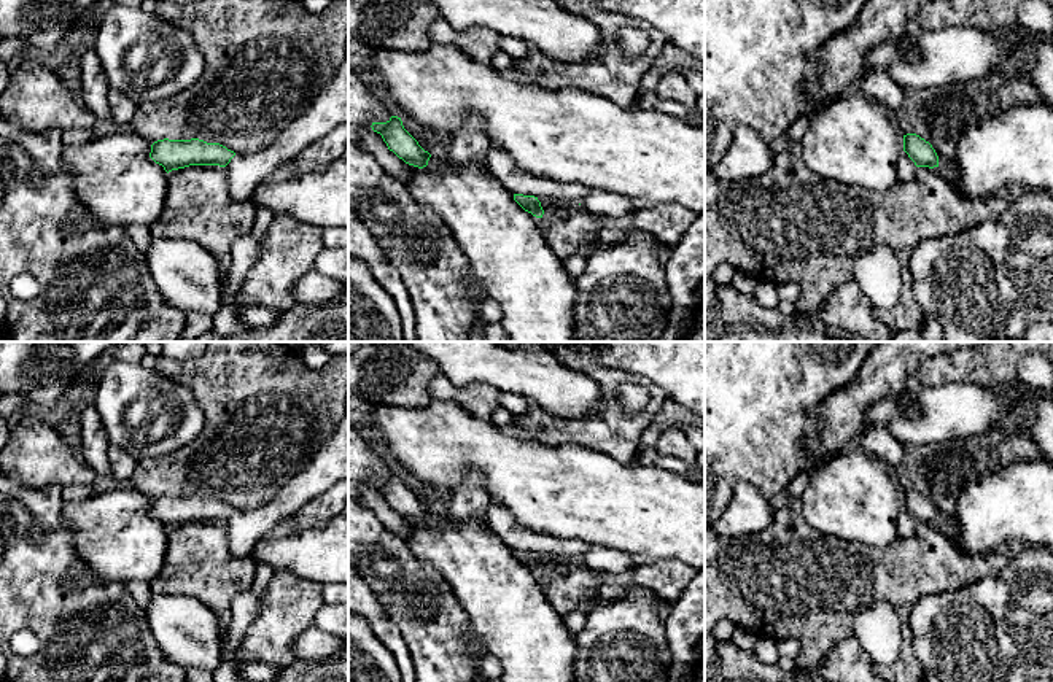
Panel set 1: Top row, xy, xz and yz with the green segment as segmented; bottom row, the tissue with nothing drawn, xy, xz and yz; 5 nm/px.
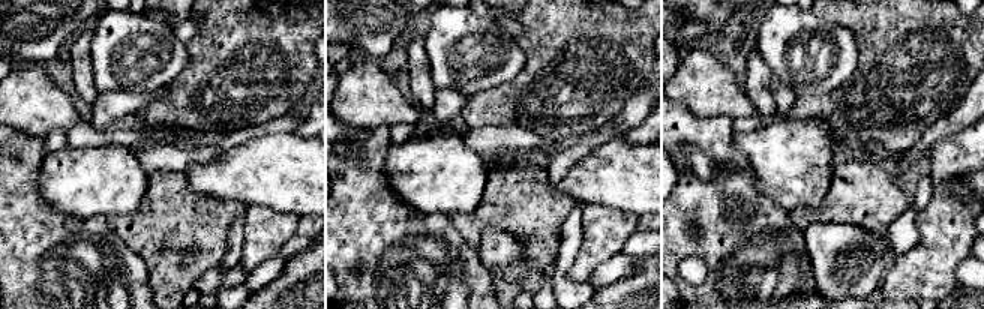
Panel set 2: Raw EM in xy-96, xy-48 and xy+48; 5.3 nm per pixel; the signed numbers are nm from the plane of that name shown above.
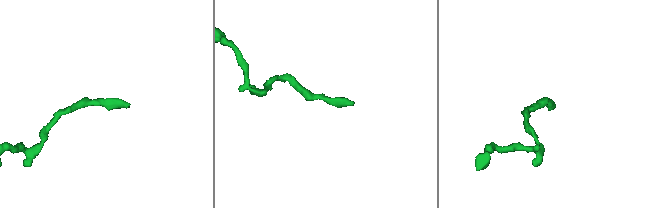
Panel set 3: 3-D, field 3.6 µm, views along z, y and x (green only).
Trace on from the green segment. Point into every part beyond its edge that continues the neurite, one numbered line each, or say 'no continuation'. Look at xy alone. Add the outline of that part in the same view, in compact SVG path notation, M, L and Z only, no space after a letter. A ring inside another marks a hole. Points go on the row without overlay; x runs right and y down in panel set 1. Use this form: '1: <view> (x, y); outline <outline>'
1: xy (245, 528); outline M348 410L304 472L297 474L261 509L235 510L231 515L224 523L231 553L235 558L250 556L256 542L282 518L293 515L307 501L340 480L348 480Z

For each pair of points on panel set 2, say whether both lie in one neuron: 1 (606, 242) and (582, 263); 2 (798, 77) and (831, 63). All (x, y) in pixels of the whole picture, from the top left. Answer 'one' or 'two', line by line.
1: one
2: one

